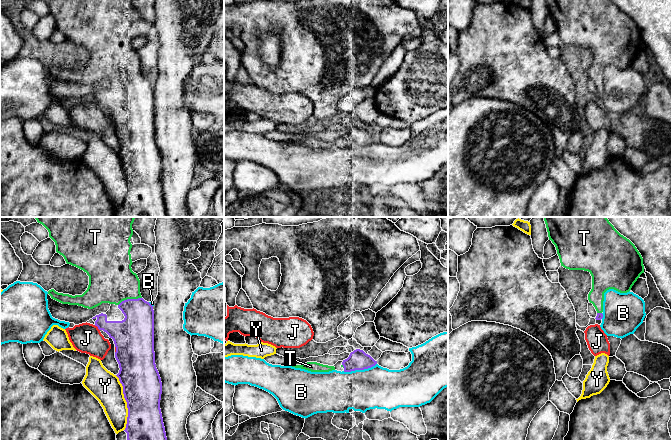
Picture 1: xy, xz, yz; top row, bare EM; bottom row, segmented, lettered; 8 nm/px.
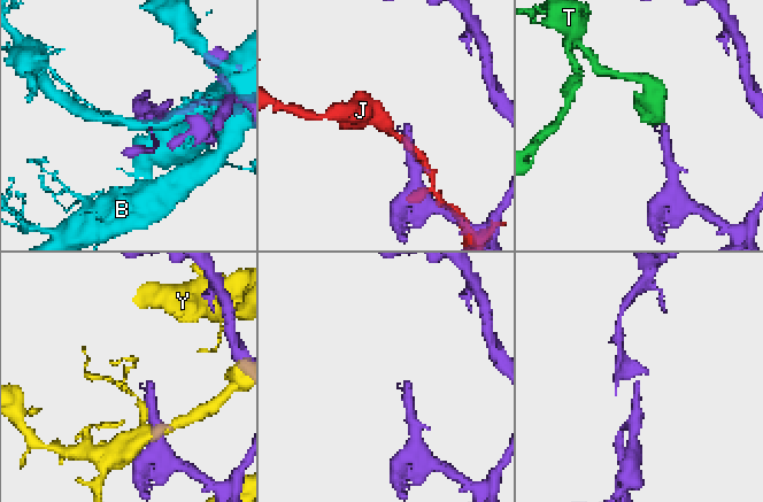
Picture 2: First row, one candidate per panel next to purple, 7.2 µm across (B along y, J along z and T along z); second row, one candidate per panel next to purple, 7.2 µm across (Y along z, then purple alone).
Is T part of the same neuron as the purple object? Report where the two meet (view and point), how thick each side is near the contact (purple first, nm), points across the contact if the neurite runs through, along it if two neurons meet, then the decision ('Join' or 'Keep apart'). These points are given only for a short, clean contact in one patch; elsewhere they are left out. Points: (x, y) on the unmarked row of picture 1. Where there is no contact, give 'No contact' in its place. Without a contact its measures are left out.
Touches purple at xy (129, 75). Thickness 280 nm (purple) against 360 nm. Join

